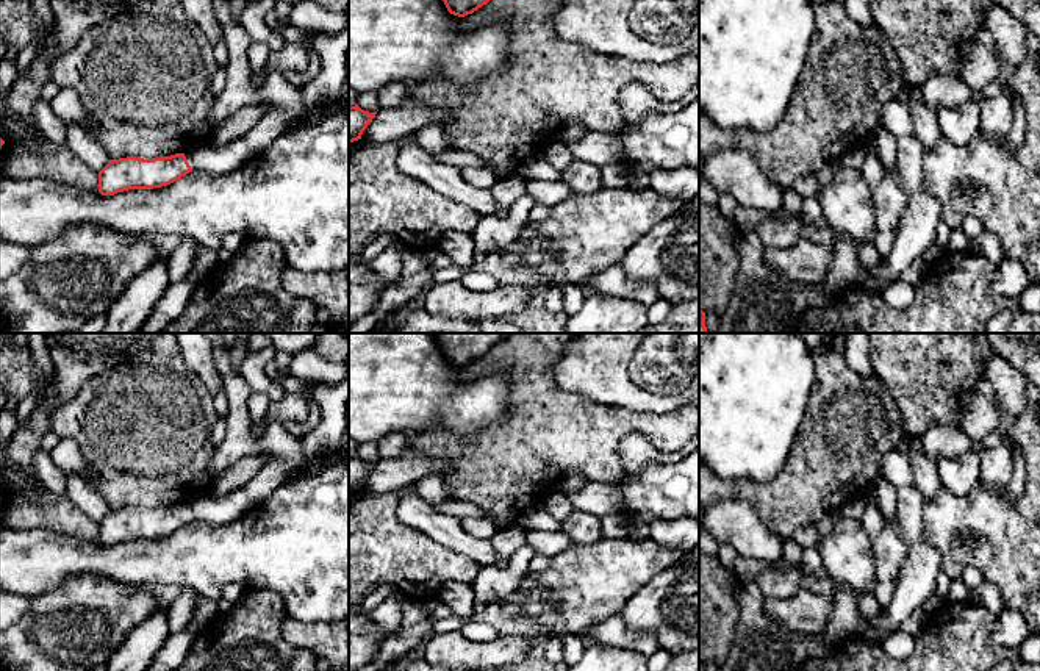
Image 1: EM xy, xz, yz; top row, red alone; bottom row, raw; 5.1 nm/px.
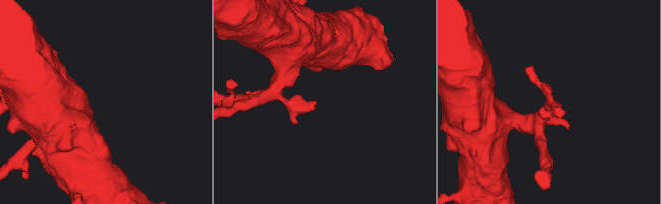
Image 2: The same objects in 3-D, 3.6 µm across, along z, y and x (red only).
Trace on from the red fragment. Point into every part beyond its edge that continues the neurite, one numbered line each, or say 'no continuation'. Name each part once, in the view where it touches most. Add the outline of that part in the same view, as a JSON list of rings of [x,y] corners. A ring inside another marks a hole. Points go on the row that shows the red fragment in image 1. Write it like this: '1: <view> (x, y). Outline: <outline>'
1: xy (218, 160). Outline: [[[274,108],[247,133],[221,147],[199,147],[185,152],[192,170],[202,169],[211,174],[228,174],[247,160],[260,155],[277,138],[286,133],[297,119],[289,109]]]

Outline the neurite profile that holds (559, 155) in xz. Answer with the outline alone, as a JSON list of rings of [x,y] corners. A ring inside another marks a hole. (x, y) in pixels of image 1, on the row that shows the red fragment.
[[[557,141],[552,145],[549,145],[544,152],[546,158],[549,160],[549,163],[557,169],[557,170],[563,170],[566,166],[571,164],[571,161],[574,160],[574,156],[571,155],[568,144]]]

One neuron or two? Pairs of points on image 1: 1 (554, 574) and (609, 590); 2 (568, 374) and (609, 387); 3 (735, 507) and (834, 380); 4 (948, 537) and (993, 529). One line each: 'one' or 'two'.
1: one
2: one
3: two
4: one

